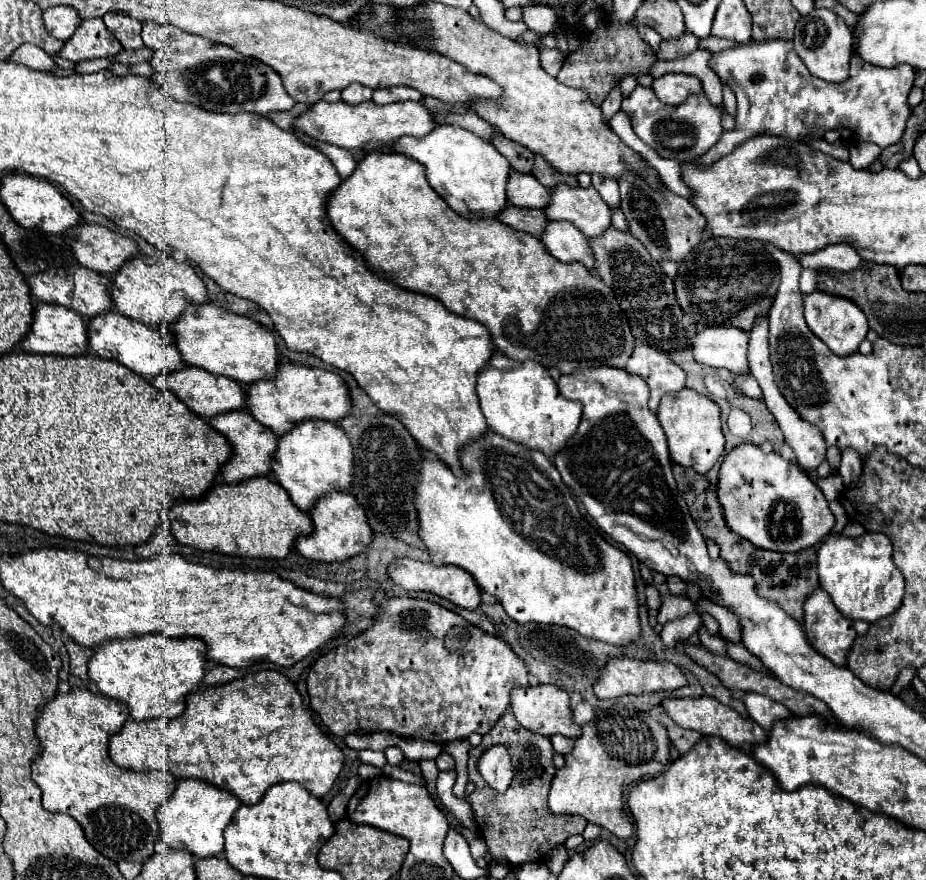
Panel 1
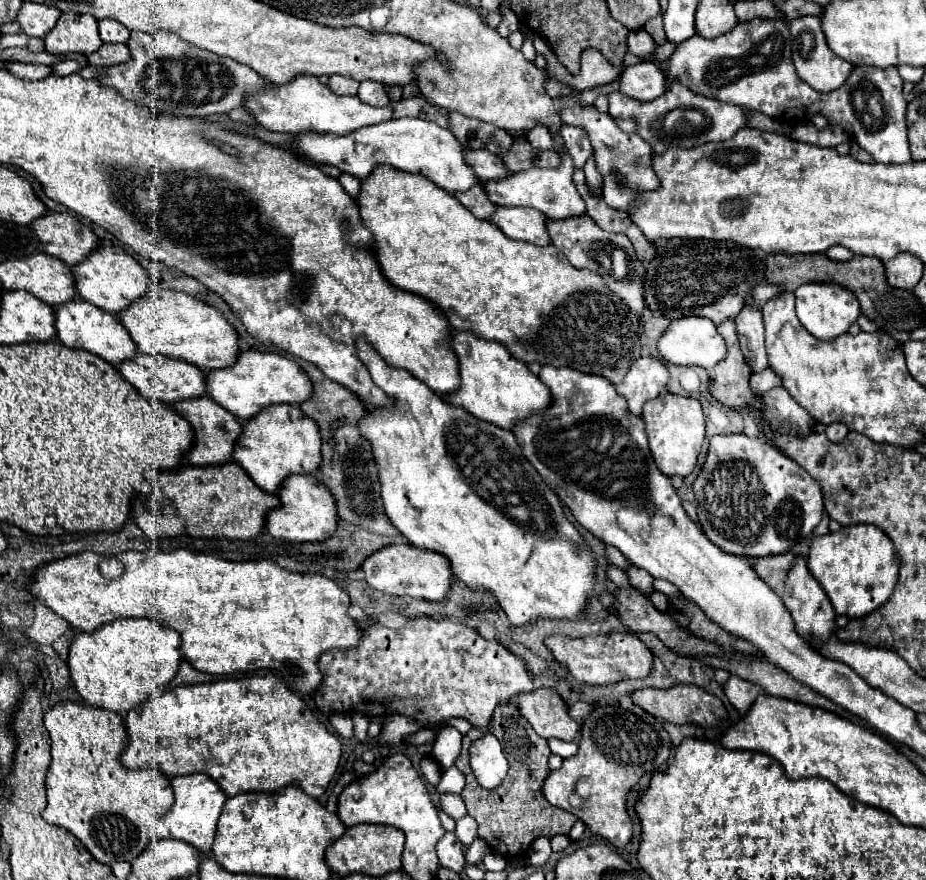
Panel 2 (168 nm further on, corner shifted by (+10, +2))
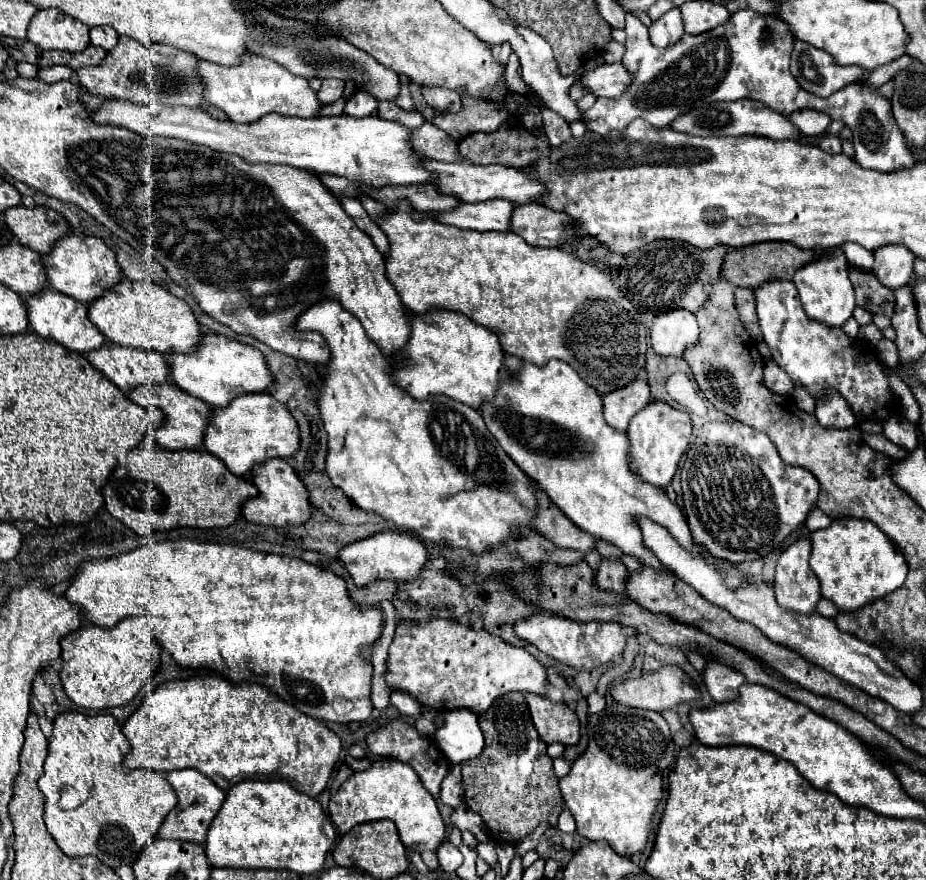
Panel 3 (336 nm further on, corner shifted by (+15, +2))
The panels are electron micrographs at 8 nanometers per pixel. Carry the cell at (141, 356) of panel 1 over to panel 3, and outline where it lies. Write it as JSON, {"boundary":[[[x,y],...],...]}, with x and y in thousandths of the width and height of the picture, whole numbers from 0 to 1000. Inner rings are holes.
{"boundary":[[[46,328],[42,335],[31,338],[27,344],[29,344],[29,353],[31,353],[33,376],[38,376],[40,381],[44,381],[49,385],[62,388],[68,394],[75,394],[77,399],[83,399],[90,403],[94,403],[103,397],[109,397],[116,388],[113,381],[109,381],[109,376],[100,367],[96,367],[94,347],[90,347],[87,342],[81,342],[75,335],[68,335],[57,328]]]}

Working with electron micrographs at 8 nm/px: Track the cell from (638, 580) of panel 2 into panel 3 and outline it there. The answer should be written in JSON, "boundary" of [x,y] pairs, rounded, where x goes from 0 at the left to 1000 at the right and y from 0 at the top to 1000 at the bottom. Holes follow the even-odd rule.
{"boundary":[[[645,613],[644,619],[644,625],[652,634],[660,635],[660,633],[664,633],[664,635],[671,635],[673,633],[671,625],[661,617],[651,615],[651,613]]]}

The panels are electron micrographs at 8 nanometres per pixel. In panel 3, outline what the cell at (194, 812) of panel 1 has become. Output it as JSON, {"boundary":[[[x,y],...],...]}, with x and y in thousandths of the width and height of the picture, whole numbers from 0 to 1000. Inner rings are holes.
{"boundary":[[[198,874],[198,876],[185,876],[180,881],[180,888],[185,890],[185,894],[191,901],[191,917],[178,928],[174,942],[172,942],[172,951],[174,953],[193,953],[193,956],[208,956],[208,958],[221,958],[221,949],[224,942],[230,933],[230,928],[234,926],[234,922],[239,919],[241,910],[243,910],[243,901],[221,881],[217,881],[211,874]]]}

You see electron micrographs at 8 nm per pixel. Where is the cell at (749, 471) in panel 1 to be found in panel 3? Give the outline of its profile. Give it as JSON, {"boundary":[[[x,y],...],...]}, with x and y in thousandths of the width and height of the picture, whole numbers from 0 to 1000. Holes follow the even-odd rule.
{"boundary":[[[792,476],[785,481],[761,481],[755,488],[738,519],[735,553],[742,592],[751,615],[761,619],[768,631],[787,640],[820,635],[839,624],[854,606],[869,597],[869,590],[884,563],[884,547],[874,535],[848,526],[830,497]]]}

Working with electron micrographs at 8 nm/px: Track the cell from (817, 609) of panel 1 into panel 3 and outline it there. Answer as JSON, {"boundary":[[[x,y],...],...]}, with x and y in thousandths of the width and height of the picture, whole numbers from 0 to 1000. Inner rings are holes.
{"boundary":[[[863,613],[843,628],[837,649],[835,669],[839,685],[863,699],[882,697],[882,688],[887,683],[884,660],[874,644],[874,631],[876,615]]]}

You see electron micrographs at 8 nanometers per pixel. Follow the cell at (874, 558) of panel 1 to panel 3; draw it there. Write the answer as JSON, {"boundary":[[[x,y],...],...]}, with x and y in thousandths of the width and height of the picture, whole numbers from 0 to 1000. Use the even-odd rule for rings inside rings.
{"boundary":[[[902,590],[893,601],[876,606],[876,647],[887,663],[887,676],[908,694],[925,694],[971,669],[979,656],[979,638],[956,606],[941,592]]]}

